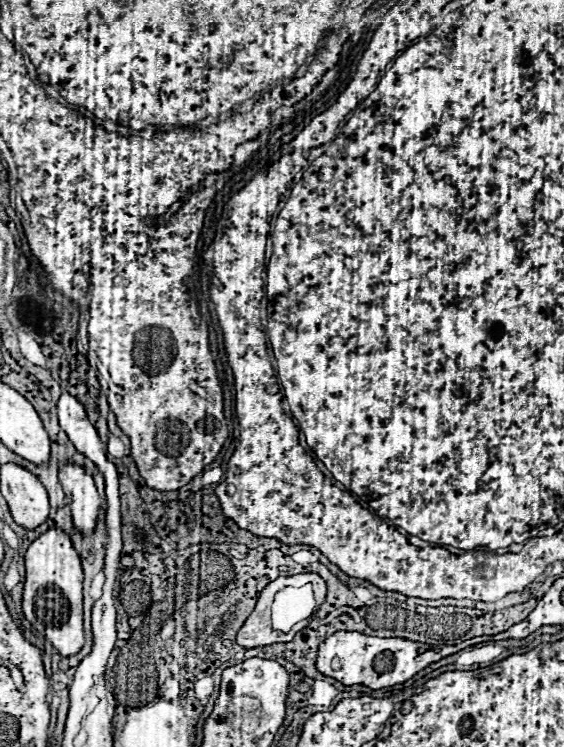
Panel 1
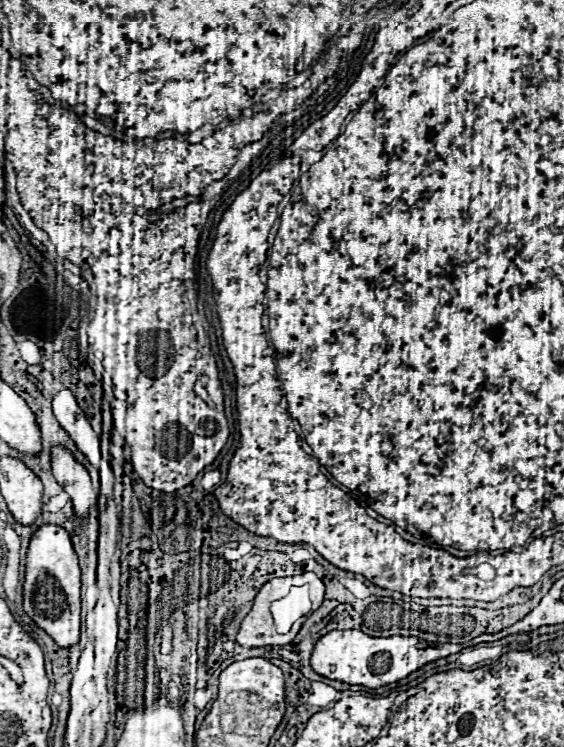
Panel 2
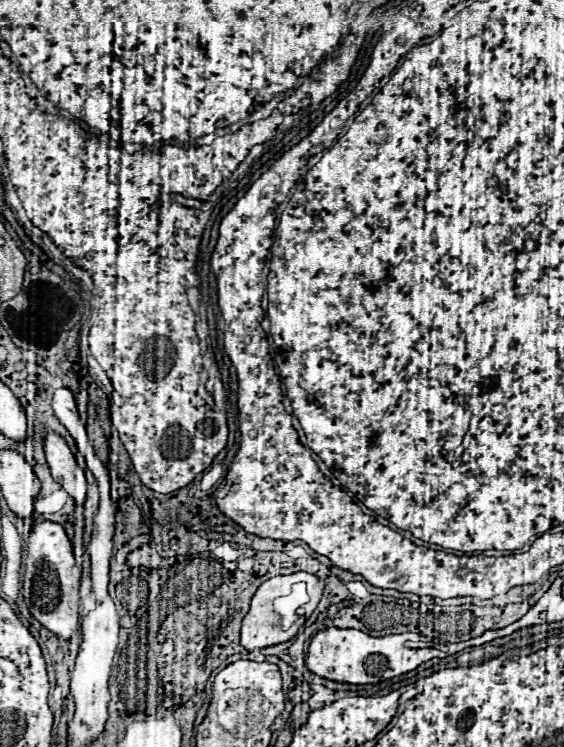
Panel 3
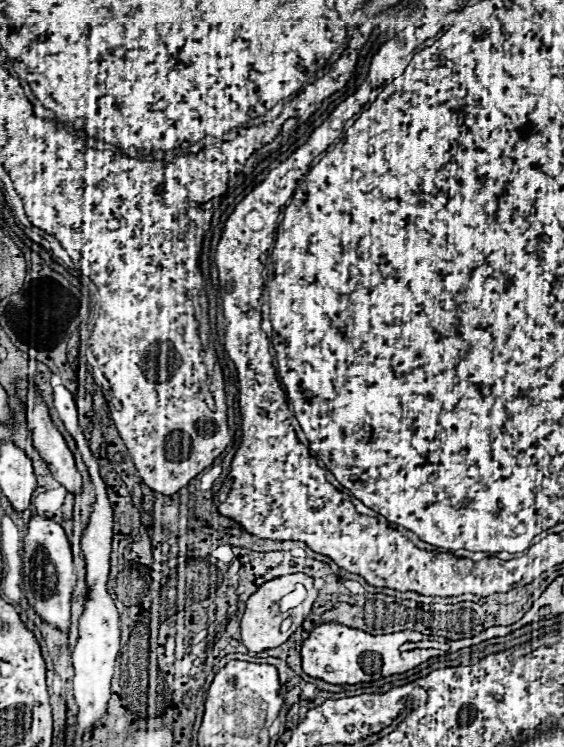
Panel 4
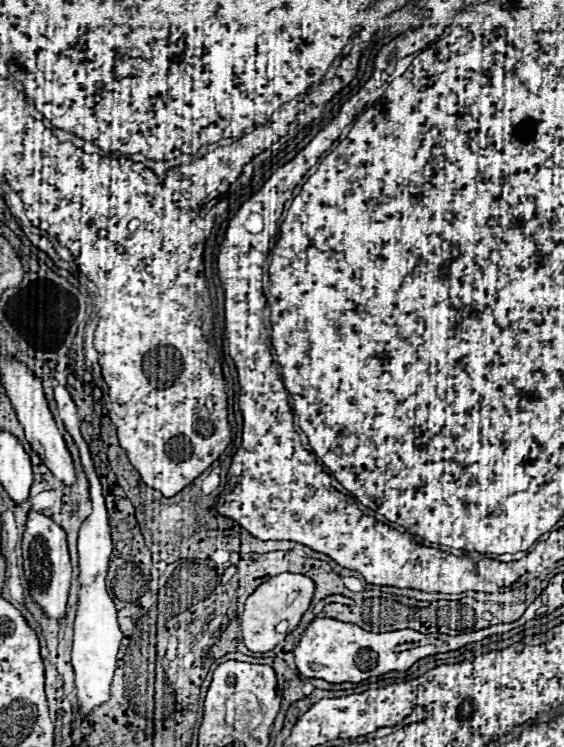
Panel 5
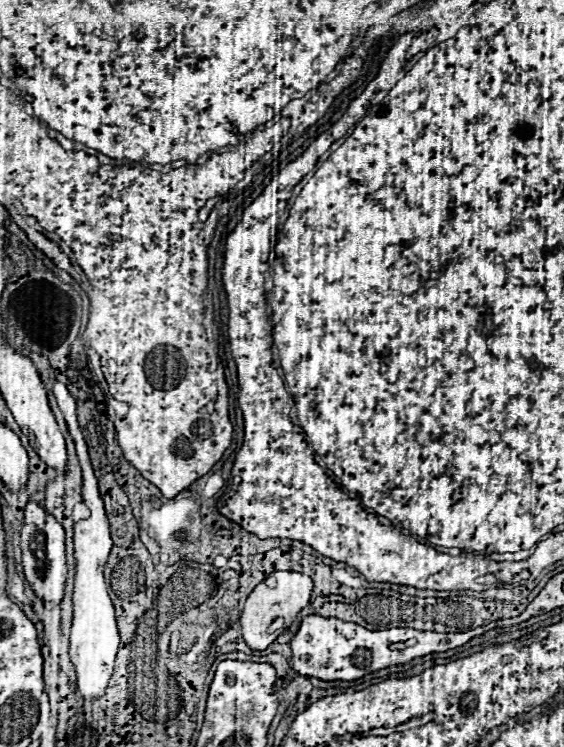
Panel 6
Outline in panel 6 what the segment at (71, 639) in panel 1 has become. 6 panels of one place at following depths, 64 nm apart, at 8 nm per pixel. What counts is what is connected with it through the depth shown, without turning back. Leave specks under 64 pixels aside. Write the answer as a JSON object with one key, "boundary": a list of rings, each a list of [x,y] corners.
{"boundary":[[[32,498],[28,500],[24,508],[22,518],[22,534],[20,534],[20,546],[22,546],[22,566],[28,584],[36,592],[38,598],[44,602],[60,602],[64,596],[64,584],[66,584],[66,552],[64,552],[64,528],[54,520],[52,514],[44,510],[44,506],[36,504]]]}

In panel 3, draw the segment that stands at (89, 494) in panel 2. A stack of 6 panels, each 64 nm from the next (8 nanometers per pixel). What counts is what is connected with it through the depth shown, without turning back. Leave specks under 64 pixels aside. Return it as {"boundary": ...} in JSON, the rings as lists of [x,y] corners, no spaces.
{"boundary":[[[46,432],[42,436],[44,454],[52,472],[52,478],[62,484],[62,488],[76,500],[76,504],[84,504],[86,500],[86,476],[84,470],[78,468],[72,450],[66,440],[54,432]]]}

